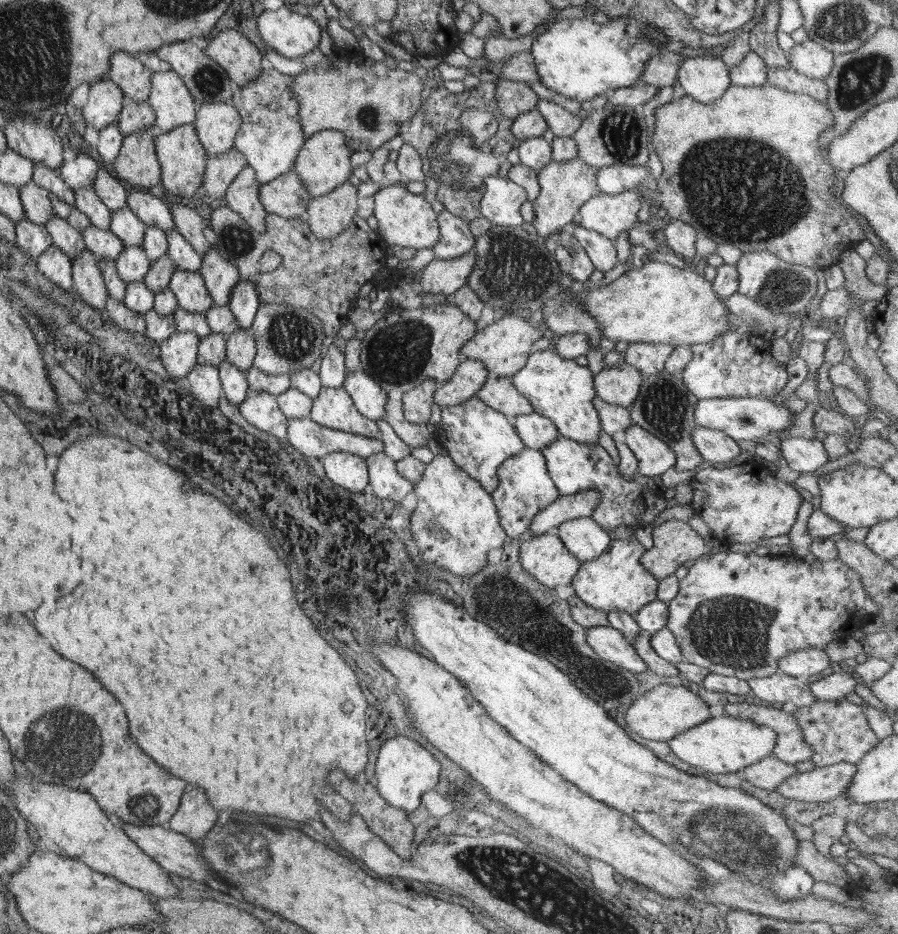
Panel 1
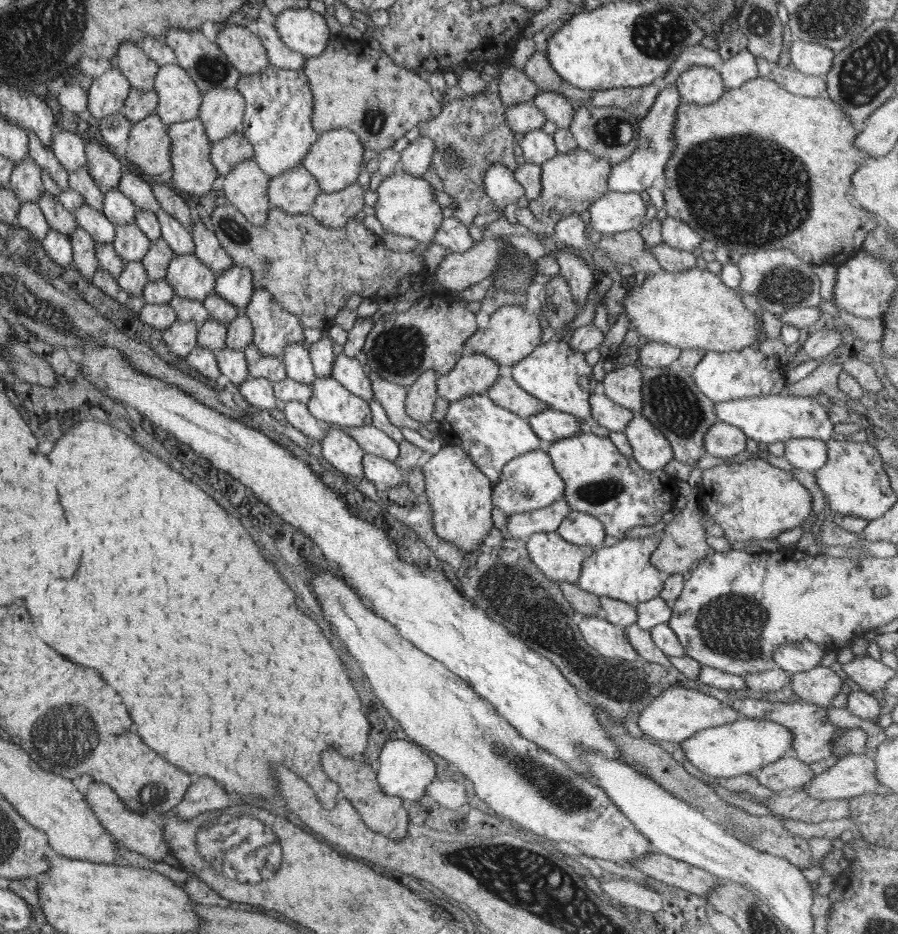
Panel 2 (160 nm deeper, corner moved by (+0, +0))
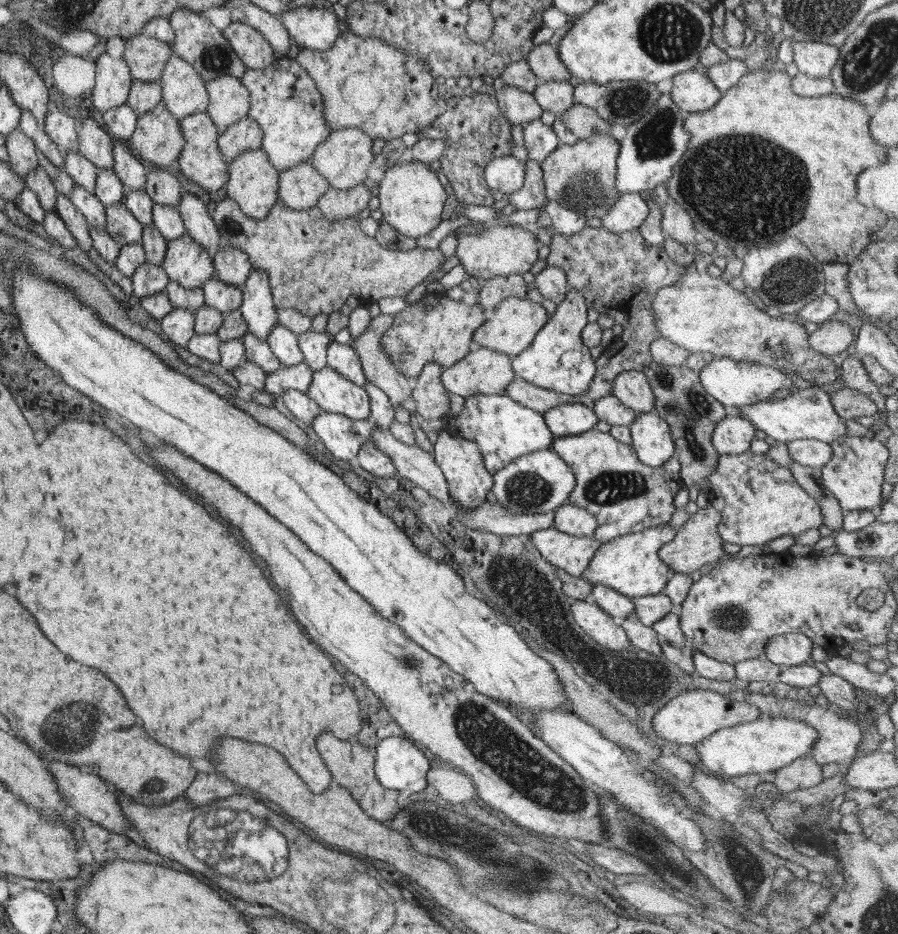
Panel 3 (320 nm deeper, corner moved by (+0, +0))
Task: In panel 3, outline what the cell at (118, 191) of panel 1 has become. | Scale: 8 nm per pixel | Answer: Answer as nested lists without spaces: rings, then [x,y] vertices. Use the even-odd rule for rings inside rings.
[[[92,118],[81,120],[77,133],[77,152],[92,162],[97,170],[114,170],[114,138]]]

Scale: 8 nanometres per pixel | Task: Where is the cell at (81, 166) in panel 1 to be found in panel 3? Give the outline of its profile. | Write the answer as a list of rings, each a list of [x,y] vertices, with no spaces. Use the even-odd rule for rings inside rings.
[[[52,108],[46,113],[45,131],[57,144],[57,150],[66,154],[78,148],[76,118],[69,116],[66,110]]]

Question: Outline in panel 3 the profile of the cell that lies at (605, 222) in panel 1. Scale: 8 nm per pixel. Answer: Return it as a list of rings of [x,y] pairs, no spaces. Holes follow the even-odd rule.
[[[638,193],[619,194],[618,201],[602,217],[602,227],[620,234],[639,229],[648,217],[649,206]]]

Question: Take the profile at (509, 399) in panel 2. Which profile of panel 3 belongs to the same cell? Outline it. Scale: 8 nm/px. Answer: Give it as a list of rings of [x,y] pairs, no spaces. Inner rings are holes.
[[[586,226],[574,236],[554,233],[546,250],[547,264],[560,266],[567,276],[569,289],[580,291],[588,309],[594,308],[599,314],[606,314],[620,324],[623,332],[605,348],[595,360],[596,372],[588,385],[587,393],[572,396],[540,388],[516,376],[507,386],[505,394],[520,404],[544,414],[548,409],[561,404],[585,402],[591,404],[595,400],[612,394],[616,377],[625,370],[644,370],[652,363],[650,345],[661,336],[655,325],[652,299],[664,287],[678,282],[688,267],[678,265],[670,259],[664,247],[647,245],[638,229],[622,234],[610,232],[603,227]]]

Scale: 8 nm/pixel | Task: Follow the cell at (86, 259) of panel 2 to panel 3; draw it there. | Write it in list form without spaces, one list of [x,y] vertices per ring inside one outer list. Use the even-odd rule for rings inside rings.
[[[57,193],[56,210],[62,218],[66,228],[76,239],[78,247],[88,252],[93,247],[93,242],[89,233],[89,227],[84,216],[78,212],[75,204],[65,194]]]

